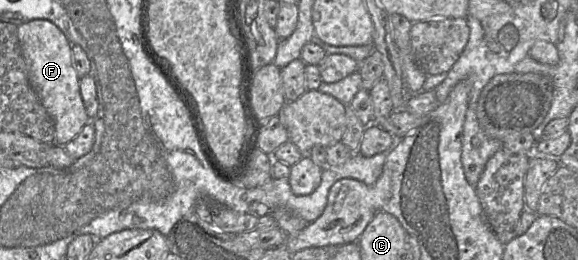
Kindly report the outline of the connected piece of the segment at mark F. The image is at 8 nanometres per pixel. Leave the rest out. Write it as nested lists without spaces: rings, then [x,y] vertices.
[[[35,19],[18,25],[17,36],[30,84],[54,120],[55,135],[51,144],[64,146],[91,121],[80,94],[80,77],[72,65],[71,43],[54,23],[46,19]]]

